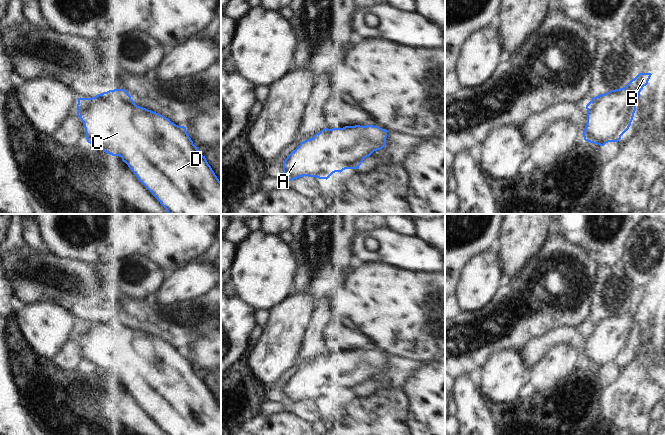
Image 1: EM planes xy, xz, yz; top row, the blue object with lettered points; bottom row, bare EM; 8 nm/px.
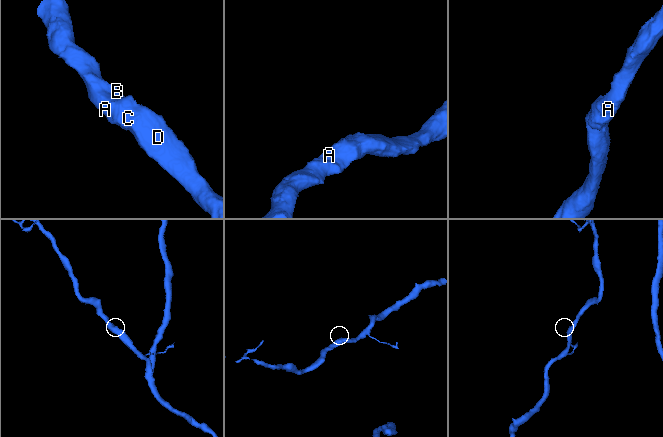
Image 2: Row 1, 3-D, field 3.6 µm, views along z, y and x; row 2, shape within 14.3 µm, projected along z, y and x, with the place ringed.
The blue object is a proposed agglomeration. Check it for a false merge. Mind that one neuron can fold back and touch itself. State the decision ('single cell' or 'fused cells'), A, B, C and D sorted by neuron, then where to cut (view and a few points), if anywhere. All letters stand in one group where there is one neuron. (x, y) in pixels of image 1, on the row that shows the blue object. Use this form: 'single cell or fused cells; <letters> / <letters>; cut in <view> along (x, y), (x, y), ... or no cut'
single cell; A B C D; no cut

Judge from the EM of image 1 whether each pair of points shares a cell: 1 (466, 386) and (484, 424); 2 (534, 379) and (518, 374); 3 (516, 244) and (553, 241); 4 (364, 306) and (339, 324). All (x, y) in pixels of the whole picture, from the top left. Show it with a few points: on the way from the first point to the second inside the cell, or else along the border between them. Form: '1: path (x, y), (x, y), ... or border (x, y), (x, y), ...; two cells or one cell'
1: path (467, 395), (469, 404), (479, 415); one cell
2: border (527, 373), (527, 387), (524, 390), (524, 398); two cells
3: border (552, 228), (548, 232); two cells
4: border (340, 316), (353, 325); two cells

